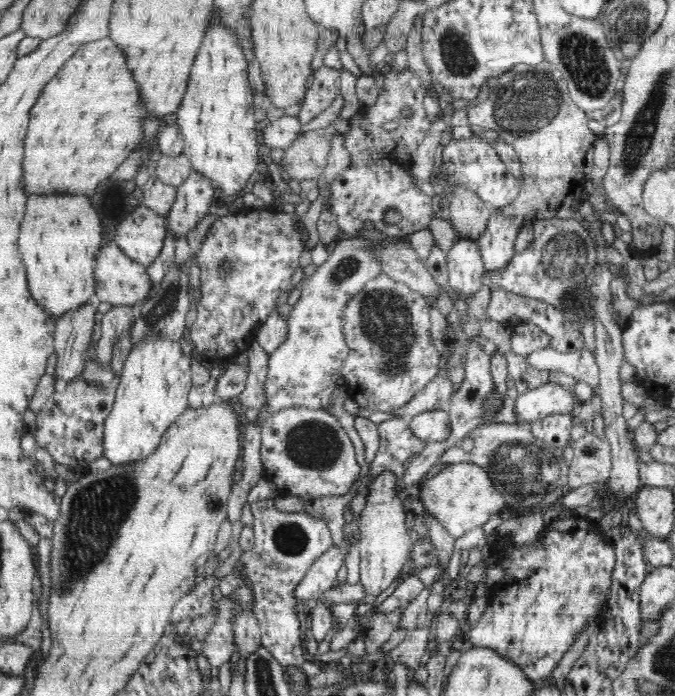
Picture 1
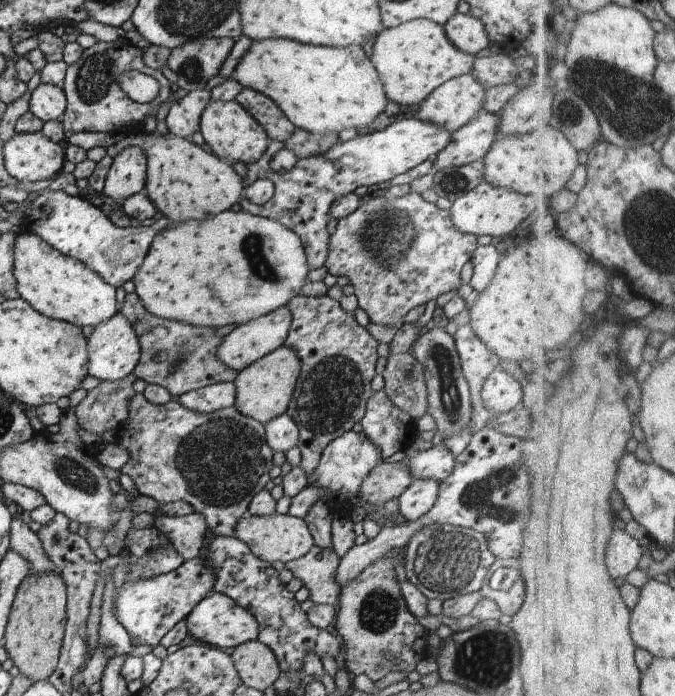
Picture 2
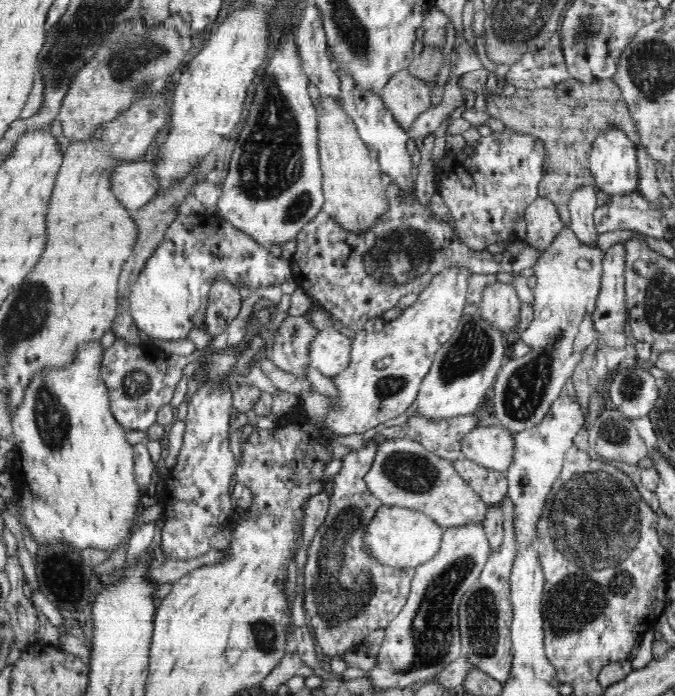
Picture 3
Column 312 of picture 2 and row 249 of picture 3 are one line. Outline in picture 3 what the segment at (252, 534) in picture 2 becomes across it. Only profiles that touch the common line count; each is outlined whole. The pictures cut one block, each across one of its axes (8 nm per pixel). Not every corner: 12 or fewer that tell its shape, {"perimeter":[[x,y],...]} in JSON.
{"perimeter":[[536,197],[524,210],[526,243],[542,254],[563,229],[558,207]]}

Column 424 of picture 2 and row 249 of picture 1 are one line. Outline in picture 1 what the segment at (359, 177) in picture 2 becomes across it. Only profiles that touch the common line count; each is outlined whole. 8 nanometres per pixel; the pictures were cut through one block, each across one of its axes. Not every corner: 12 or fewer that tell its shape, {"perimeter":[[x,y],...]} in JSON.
{"perimeter":[[136,208],[114,240],[127,257],[148,266],[162,250],[165,219]]}

